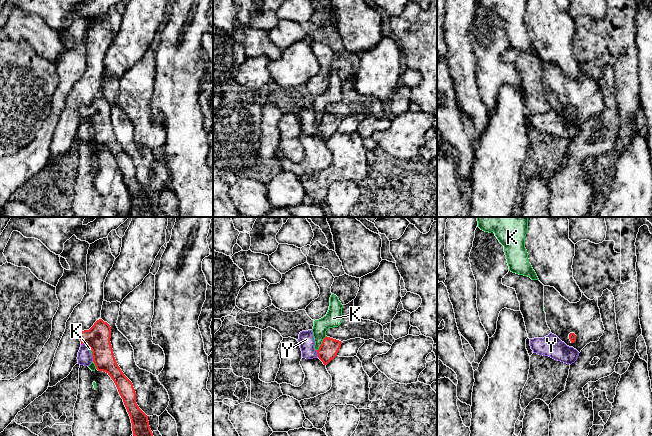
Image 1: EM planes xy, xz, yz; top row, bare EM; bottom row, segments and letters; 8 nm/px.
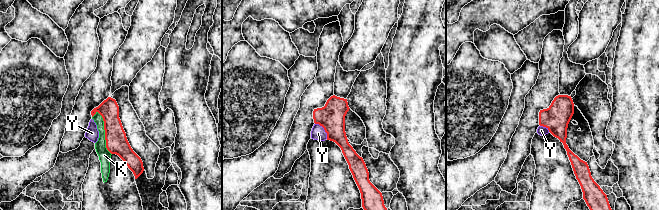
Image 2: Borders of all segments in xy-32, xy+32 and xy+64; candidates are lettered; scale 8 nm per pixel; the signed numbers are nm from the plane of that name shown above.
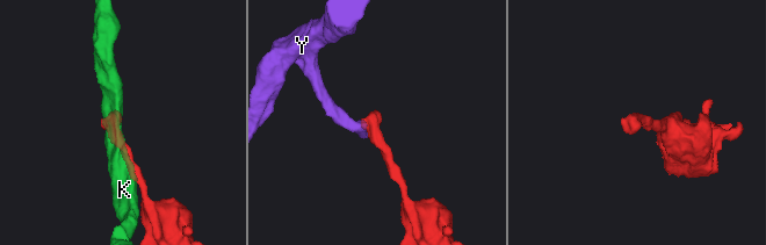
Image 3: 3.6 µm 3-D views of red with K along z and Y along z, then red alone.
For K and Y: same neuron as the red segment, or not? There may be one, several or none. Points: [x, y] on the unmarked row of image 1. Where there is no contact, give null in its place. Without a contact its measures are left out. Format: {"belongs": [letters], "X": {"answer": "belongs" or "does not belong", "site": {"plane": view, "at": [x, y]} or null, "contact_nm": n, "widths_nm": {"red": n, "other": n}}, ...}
{"belongs": ["Y"], "K": {"answer": "does not belong", "site": {"plane": "xz", "at": [322, 119]}, "contact_nm": 150, "widths_nm": {"red": 150, "other": 140}}, "Y": {"answer": "belongs", "site": {"plane": "xy", "at": [85, 120]}, "contact_nm": 80, "widths_nm": {"red": 200, "other": 110}}}

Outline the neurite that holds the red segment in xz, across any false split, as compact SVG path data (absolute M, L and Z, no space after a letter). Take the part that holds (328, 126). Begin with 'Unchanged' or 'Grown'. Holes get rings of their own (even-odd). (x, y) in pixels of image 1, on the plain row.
Grown. M312 106L302 107L298 118L302 127L302 133L306 135L319 134L324 141L333 136L341 123L342 118L330 113L325 113L319 125L314 124L315 117Z

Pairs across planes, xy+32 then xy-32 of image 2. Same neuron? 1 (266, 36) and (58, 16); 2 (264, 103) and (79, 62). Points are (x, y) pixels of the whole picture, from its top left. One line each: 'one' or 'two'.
1: two
2: two

